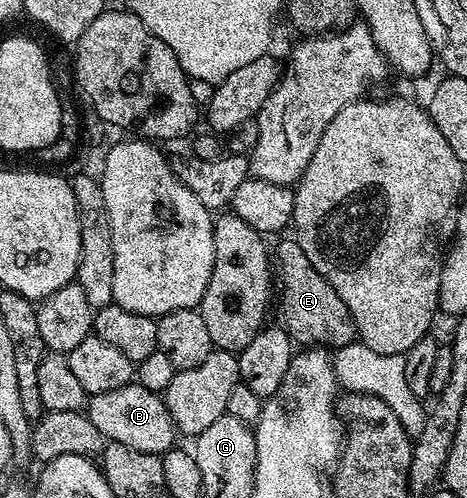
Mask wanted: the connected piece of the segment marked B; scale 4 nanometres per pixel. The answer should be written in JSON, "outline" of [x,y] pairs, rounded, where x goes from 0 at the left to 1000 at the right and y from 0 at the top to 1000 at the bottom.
{"outline":[[[298,771],[195,793],[184,809],[184,829],[201,859],[210,859],[231,888],[270,892],[270,900],[345,916],[379,894],[381,865],[349,797]]]}

